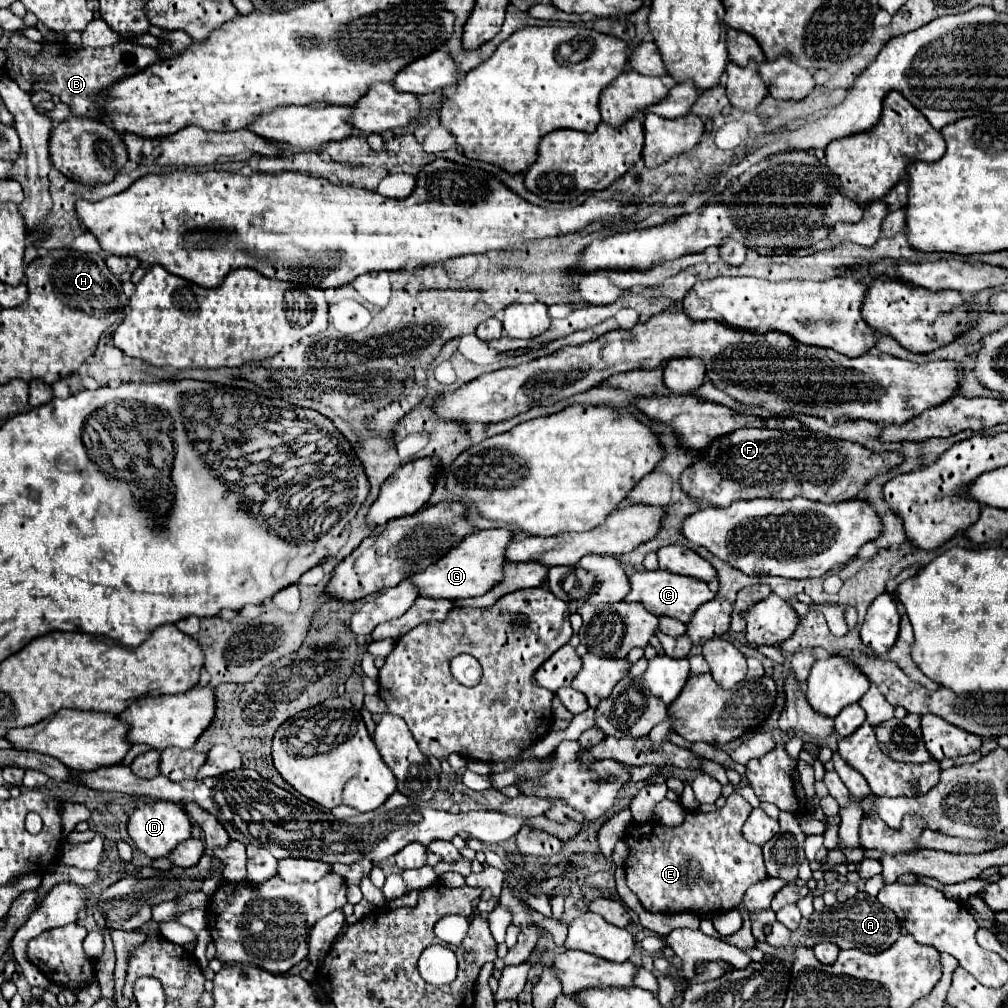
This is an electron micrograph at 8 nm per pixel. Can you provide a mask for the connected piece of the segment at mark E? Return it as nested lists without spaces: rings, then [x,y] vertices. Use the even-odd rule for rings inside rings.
[[[733,793],[723,809],[715,813],[687,813],[685,823],[667,829],[655,821],[631,825],[625,833],[629,857],[625,861],[627,885],[651,913],[695,913],[719,915],[735,909],[743,893],[767,877],[761,847],[749,843],[741,827],[751,805]]]

